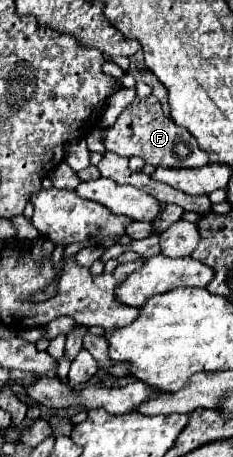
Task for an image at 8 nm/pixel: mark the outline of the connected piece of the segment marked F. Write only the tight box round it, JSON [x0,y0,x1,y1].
[105,100,209,168]

